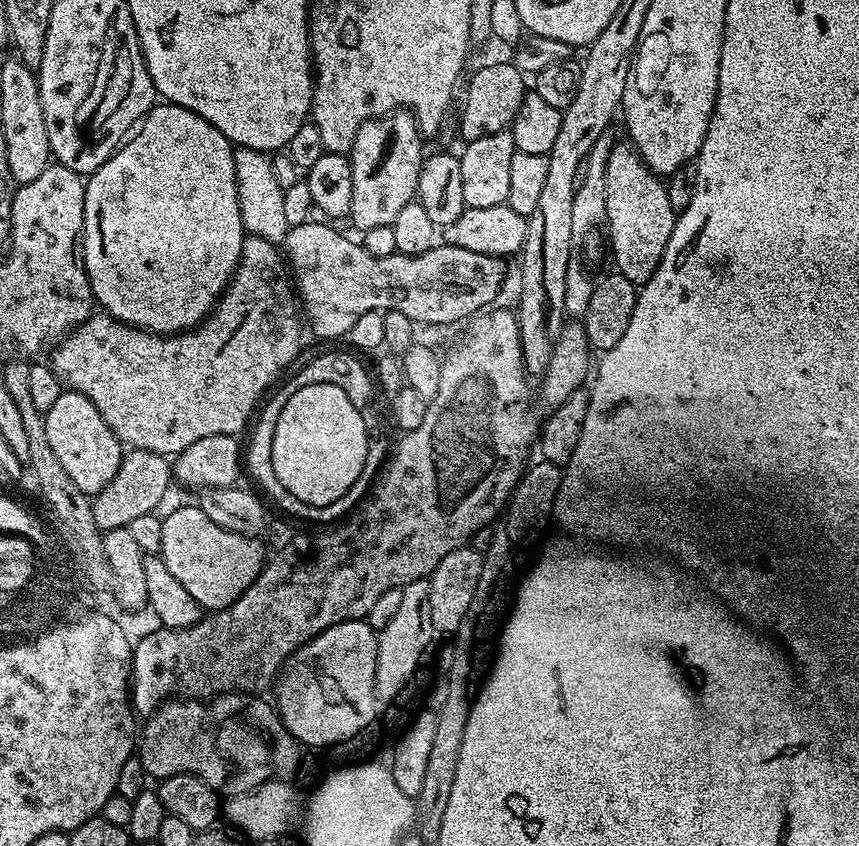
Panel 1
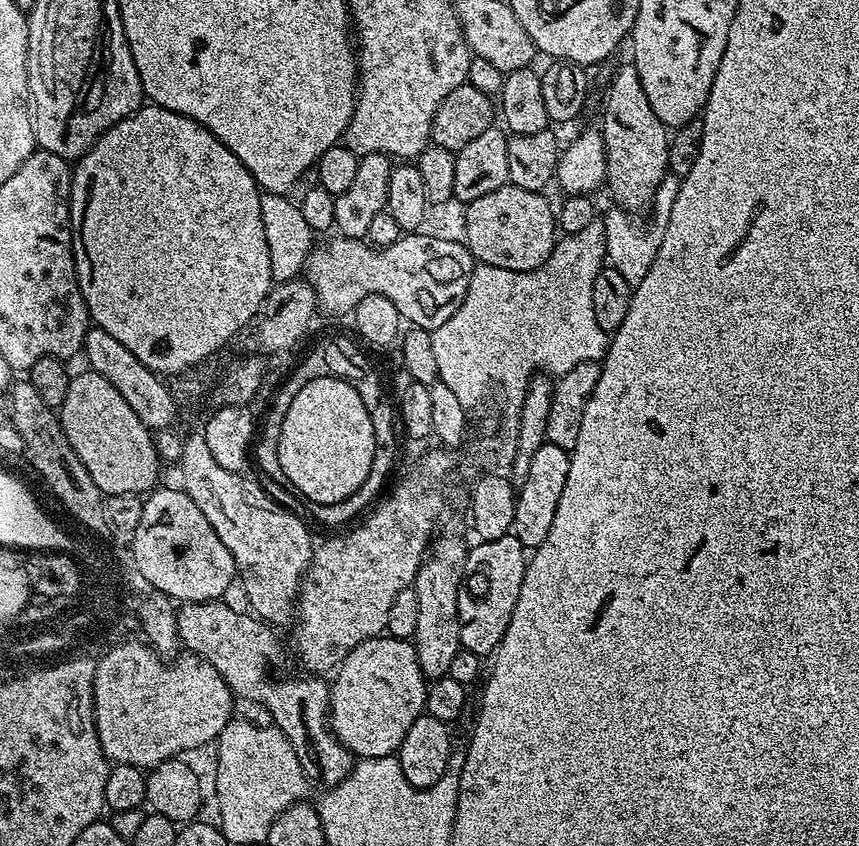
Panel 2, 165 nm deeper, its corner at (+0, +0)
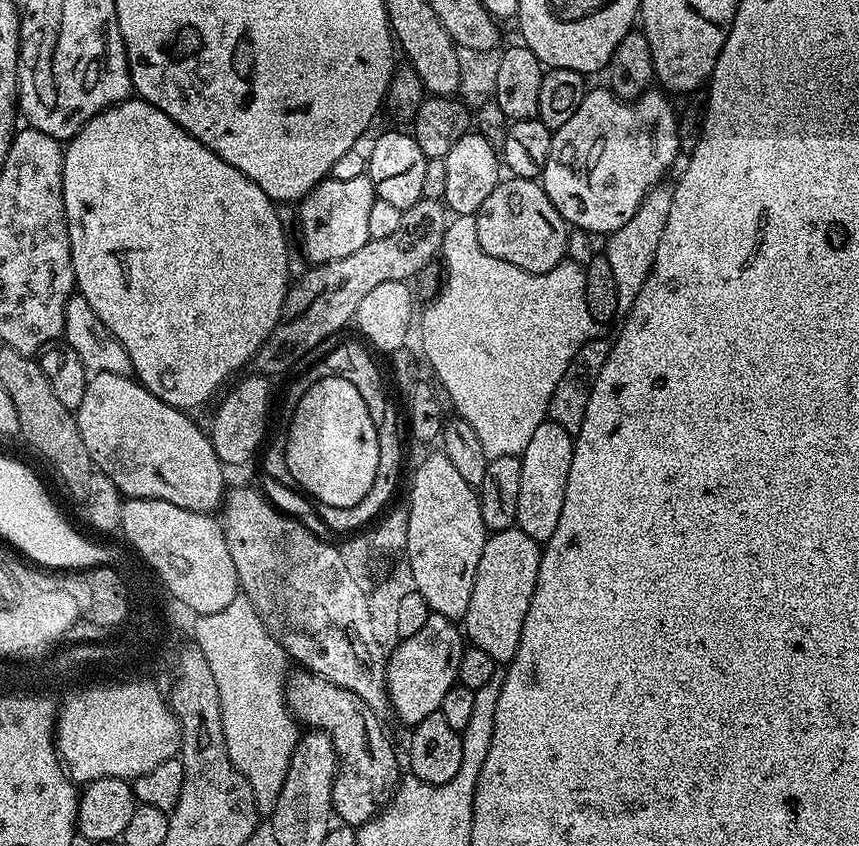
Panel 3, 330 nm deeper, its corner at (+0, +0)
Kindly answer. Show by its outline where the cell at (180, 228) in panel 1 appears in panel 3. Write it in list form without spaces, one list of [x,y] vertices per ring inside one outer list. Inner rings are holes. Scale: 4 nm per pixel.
[[[129,98],[105,112],[99,112],[78,135],[67,141],[64,150],[64,213],[68,223],[68,237],[72,243],[72,265],[76,275],[79,295],[94,306],[94,314],[122,342],[126,354],[130,354],[132,371],[148,392],[153,392],[162,402],[181,410],[193,410],[204,404],[224,383],[233,379],[230,370],[239,373],[243,365],[251,365],[254,357],[244,350],[252,348],[257,352],[266,338],[280,323],[284,299],[290,287],[288,280],[288,240],[284,237],[284,224],[276,213],[277,205],[246,174],[234,170],[230,162],[222,162],[214,150],[202,146],[182,126],[178,126],[162,110],[139,98]]]

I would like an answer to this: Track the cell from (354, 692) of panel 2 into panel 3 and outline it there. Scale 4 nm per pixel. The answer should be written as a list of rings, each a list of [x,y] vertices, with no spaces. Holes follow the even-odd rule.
[[[430,612],[428,621],[416,634],[401,639],[386,661],[388,700],[394,716],[407,726],[415,726],[422,718],[439,712],[446,690],[458,682],[458,662],[462,662],[465,647],[461,625],[437,612]]]

